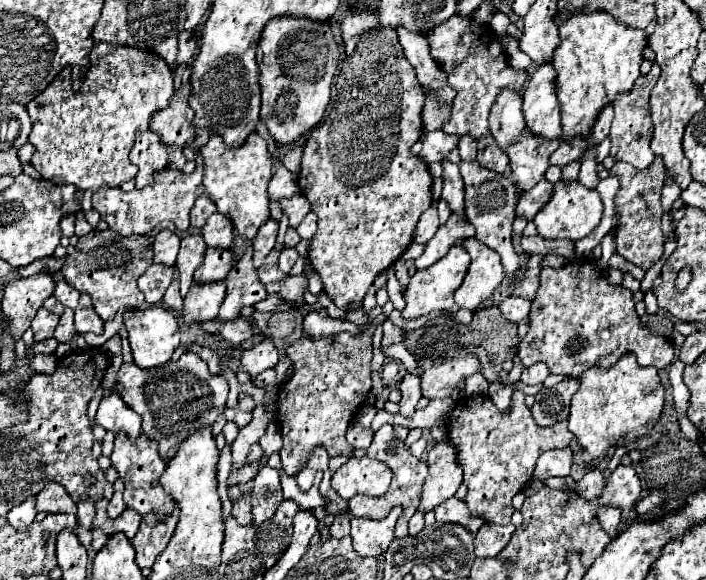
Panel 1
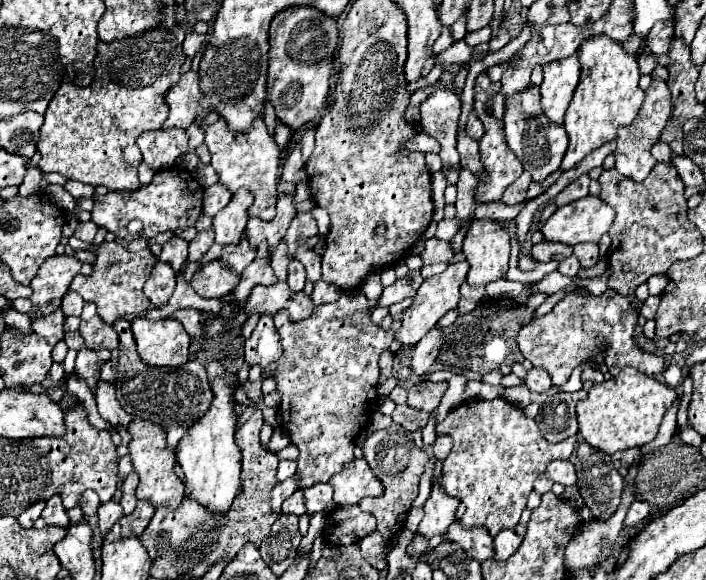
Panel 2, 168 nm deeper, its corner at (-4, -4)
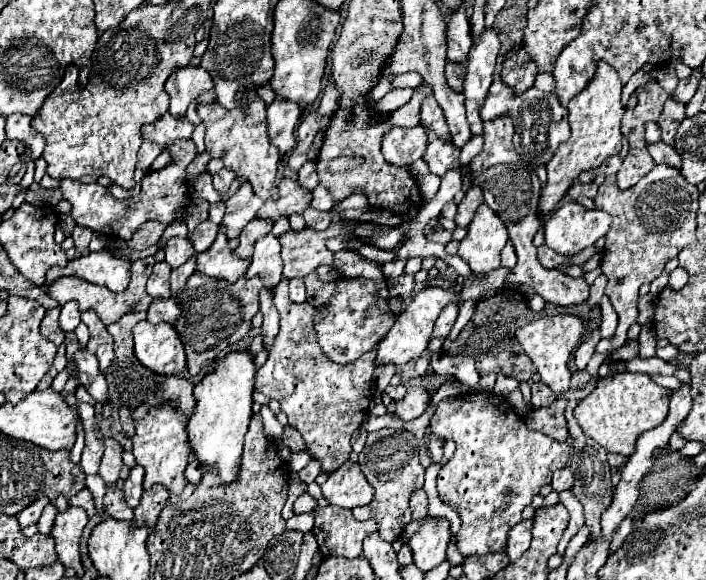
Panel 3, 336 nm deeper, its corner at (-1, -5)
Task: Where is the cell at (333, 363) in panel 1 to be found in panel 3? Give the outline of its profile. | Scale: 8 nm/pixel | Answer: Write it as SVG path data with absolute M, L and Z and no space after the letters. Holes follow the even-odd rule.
M283 277L275 287L275 307L281 315L281 331L269 347L265 365L257 371L255 389L281 403L281 411L287 415L289 425L303 435L307 451L323 463L323 471L335 471L349 459L349 439L353 431L361 427L369 411L375 349L349 365L335 365L325 359L313 331L313 319L321 309L309 303L293 303L287 285L289 279Z

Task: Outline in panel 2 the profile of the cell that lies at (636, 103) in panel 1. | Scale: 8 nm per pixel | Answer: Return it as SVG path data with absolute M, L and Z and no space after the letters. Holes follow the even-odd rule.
M654 78L652 84L650 84L650 88L646 90L644 104L642 104L638 116L634 118L634 122L628 124L628 126L620 126L620 128L618 128L614 158L616 158L616 170L618 170L622 176L628 176L628 178L640 182L640 180L644 180L644 178L650 174L650 170L652 170L654 164L656 164L656 160L654 160L650 148L658 142L660 132L664 130L666 120L670 118L670 114L672 114L672 102L670 102L668 84L666 84L664 80Z

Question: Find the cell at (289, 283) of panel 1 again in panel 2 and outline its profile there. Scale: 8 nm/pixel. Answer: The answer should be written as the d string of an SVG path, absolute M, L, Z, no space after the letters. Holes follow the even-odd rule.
M280 242L280 246L276 248L276 252L272 254L272 270L276 274L278 280L286 280L286 268L288 268L288 258L286 258L286 246L284 242Z

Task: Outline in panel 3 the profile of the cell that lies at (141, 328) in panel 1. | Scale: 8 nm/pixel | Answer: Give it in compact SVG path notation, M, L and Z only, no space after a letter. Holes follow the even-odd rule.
M137 323L133 353L139 363L157 375L179 375L185 369L183 343L169 323Z

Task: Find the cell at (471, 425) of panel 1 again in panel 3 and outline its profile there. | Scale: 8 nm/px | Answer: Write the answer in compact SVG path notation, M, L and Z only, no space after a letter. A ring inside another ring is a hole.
M473 393L453 399L443 399L437 405L435 415L429 423L431 433L453 439L457 449L453 457L441 467L437 477L437 489L443 503L453 507L461 517L461 529L457 533L457 547L463 557L467 555L487 555L503 551L507 547L507 533L513 525L521 521L521 511L531 505L531 499L539 489L551 483L555 469L563 469L569 461L569 443L555 441L543 433L529 431L523 419L515 413L511 403L493 393Z

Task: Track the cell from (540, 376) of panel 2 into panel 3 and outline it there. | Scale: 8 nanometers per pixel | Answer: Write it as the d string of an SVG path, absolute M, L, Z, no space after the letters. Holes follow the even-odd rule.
M533 383L531 385L531 405L535 409L539 407L547 407L557 399L557 395L553 395L553 391L549 391L549 387L545 387L545 383Z

